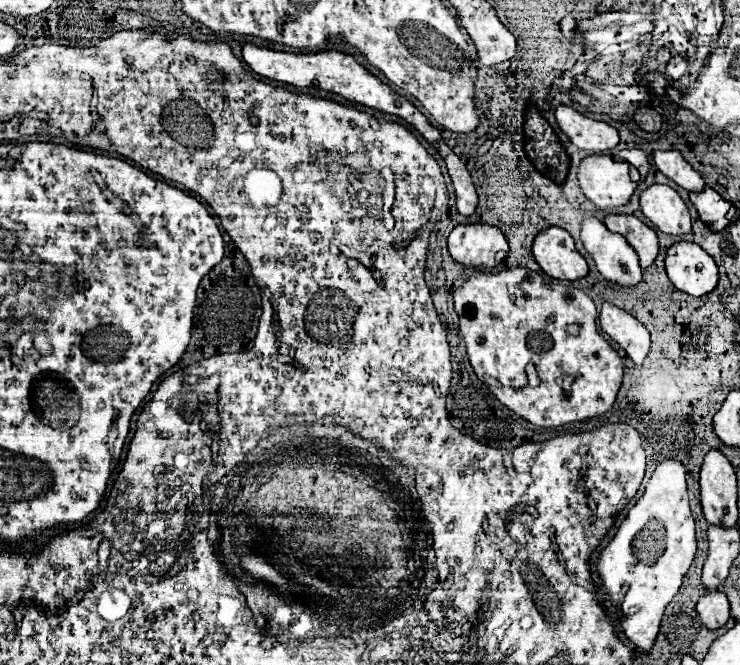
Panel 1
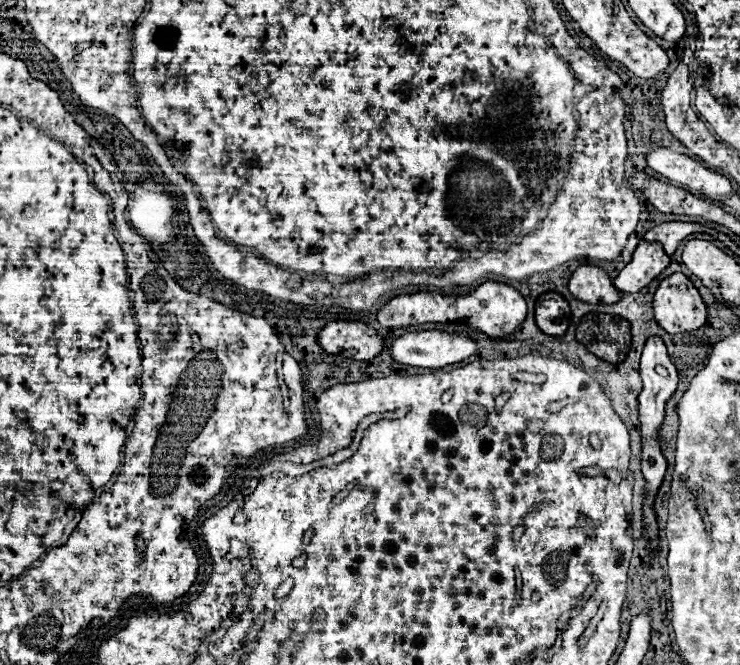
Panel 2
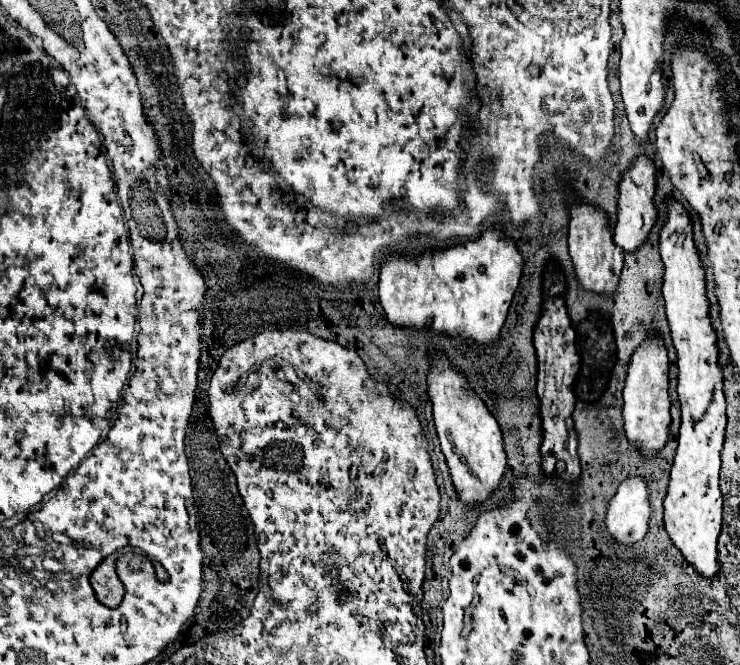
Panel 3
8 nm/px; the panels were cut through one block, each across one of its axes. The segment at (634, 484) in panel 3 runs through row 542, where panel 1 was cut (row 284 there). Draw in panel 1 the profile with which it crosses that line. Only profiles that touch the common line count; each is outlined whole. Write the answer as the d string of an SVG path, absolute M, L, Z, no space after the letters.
M594 216L586 218L582 222L580 238L604 278L624 286L634 286L642 280L642 268L638 266L636 252L628 246L624 236L608 232L602 220Z

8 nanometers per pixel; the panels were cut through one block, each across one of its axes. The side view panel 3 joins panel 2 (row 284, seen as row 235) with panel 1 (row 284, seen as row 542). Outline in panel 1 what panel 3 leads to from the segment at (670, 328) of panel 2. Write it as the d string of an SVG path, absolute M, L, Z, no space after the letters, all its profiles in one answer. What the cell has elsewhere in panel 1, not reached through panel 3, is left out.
M676 242L670 246L664 264L670 282L686 294L704 296L718 284L716 262L694 242Z

